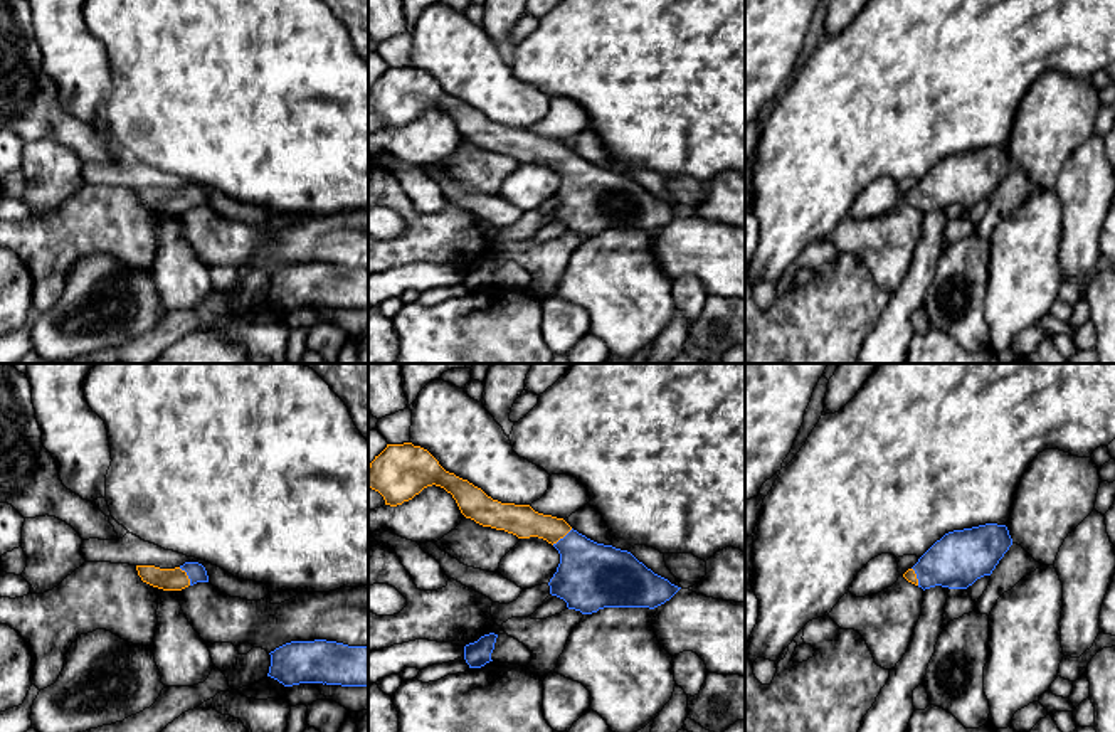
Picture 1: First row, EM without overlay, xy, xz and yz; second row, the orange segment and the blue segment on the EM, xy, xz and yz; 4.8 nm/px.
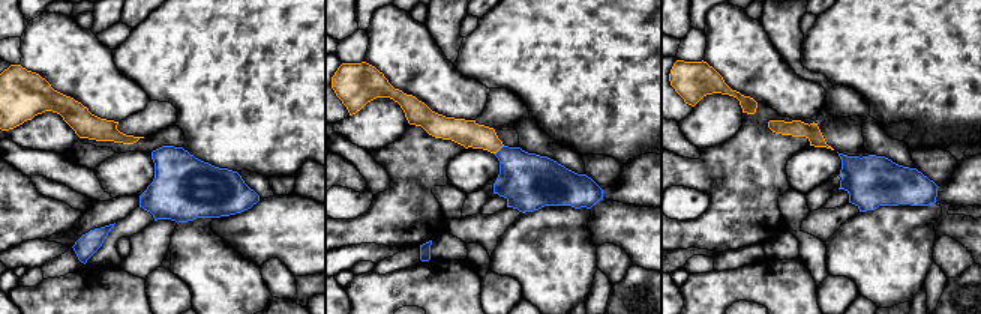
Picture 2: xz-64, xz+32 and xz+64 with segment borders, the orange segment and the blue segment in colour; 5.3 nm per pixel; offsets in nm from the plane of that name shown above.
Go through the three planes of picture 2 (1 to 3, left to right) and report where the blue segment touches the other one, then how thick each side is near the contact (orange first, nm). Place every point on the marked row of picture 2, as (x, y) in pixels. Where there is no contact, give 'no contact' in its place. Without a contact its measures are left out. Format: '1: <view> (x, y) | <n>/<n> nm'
1: no contact
2: xz+32 (498, 149) | 140/300 nm
3: no contact

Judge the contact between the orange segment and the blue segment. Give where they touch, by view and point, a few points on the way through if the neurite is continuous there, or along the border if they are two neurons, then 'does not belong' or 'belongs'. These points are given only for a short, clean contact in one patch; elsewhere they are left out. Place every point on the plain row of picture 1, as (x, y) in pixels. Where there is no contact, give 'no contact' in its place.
xy (187, 199) | across xy (169, 202), (187, 199), (195, 194) | belongs

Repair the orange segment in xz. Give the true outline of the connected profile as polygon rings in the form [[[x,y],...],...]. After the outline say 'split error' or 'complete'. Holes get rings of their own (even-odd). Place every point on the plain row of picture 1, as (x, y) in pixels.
[[[412,66],[387,67],[368,89],[368,109],[390,130],[412,123],[432,108],[451,116],[461,136],[483,150],[552,167],[560,177],[560,187],[548,205],[550,217],[563,222],[568,232],[582,237],[604,231],[654,232],[681,212],[631,175],[597,167],[563,141],[538,136],[530,128],[493,123],[468,103],[446,94],[427,72]]] | split error

